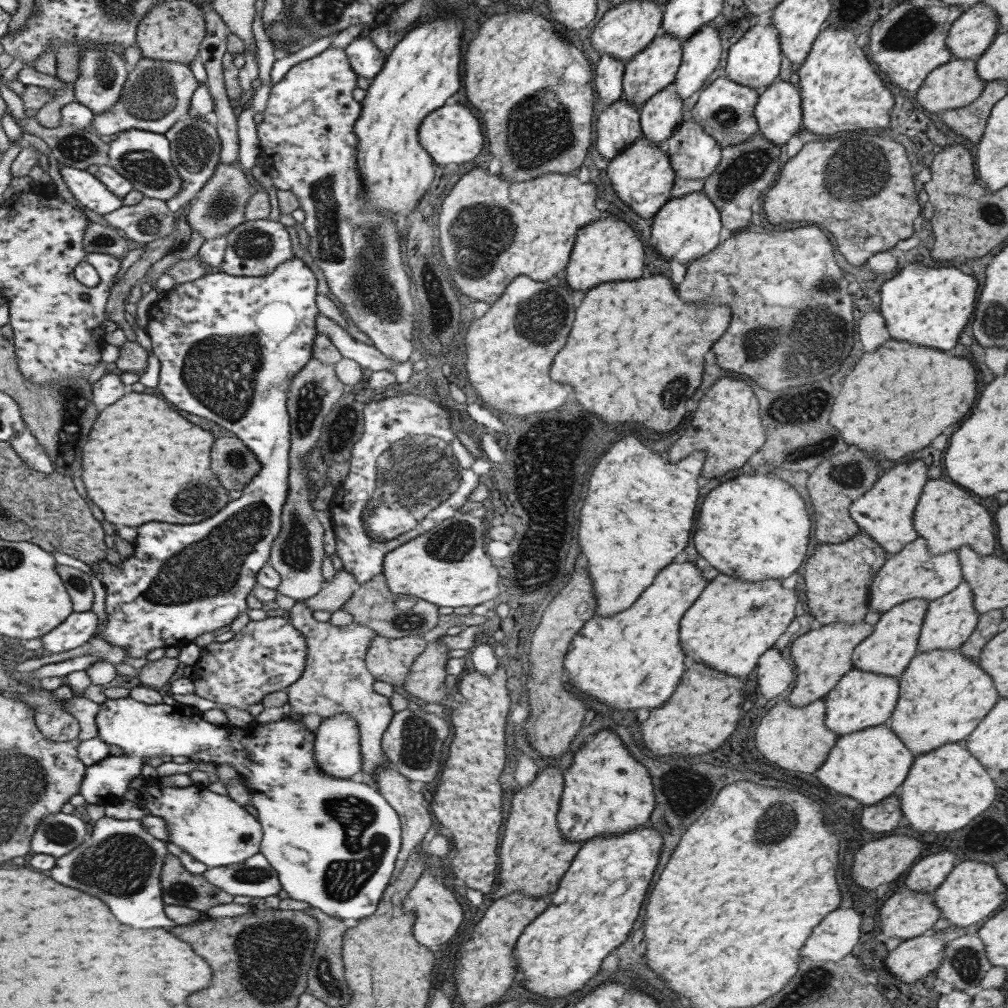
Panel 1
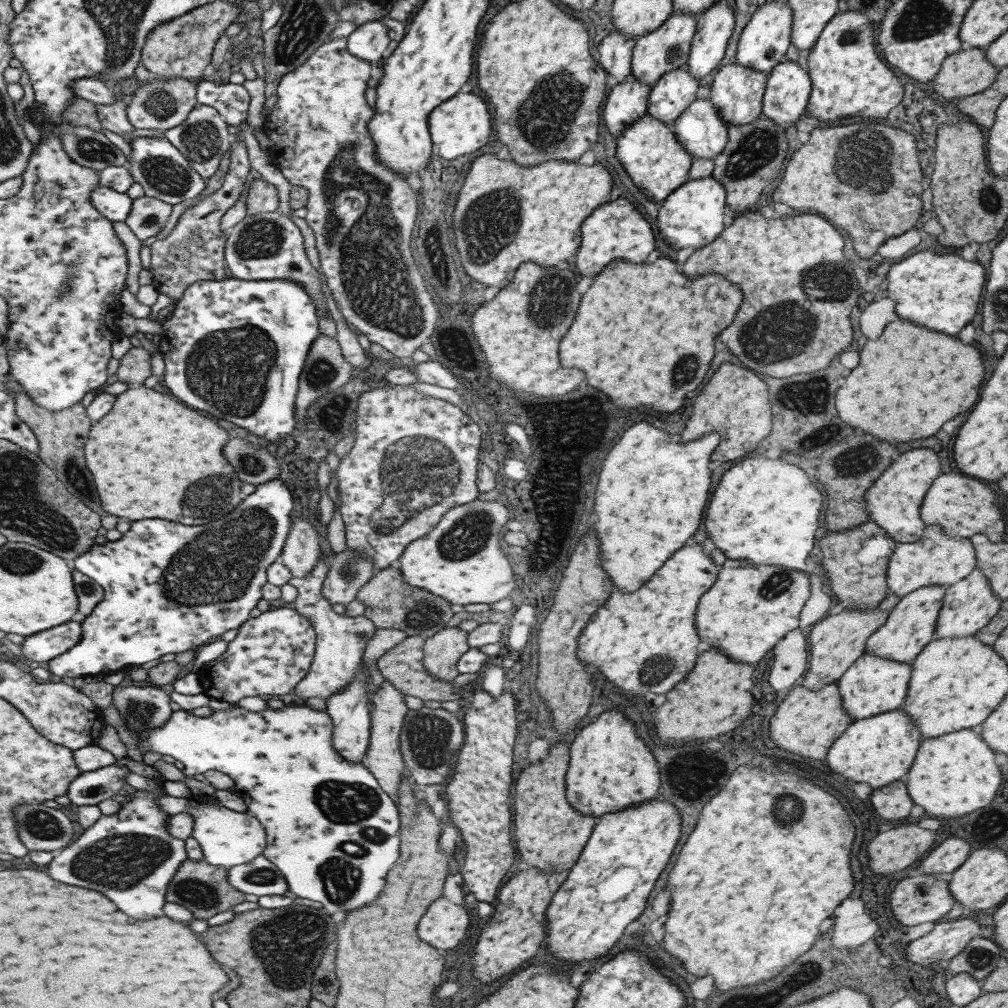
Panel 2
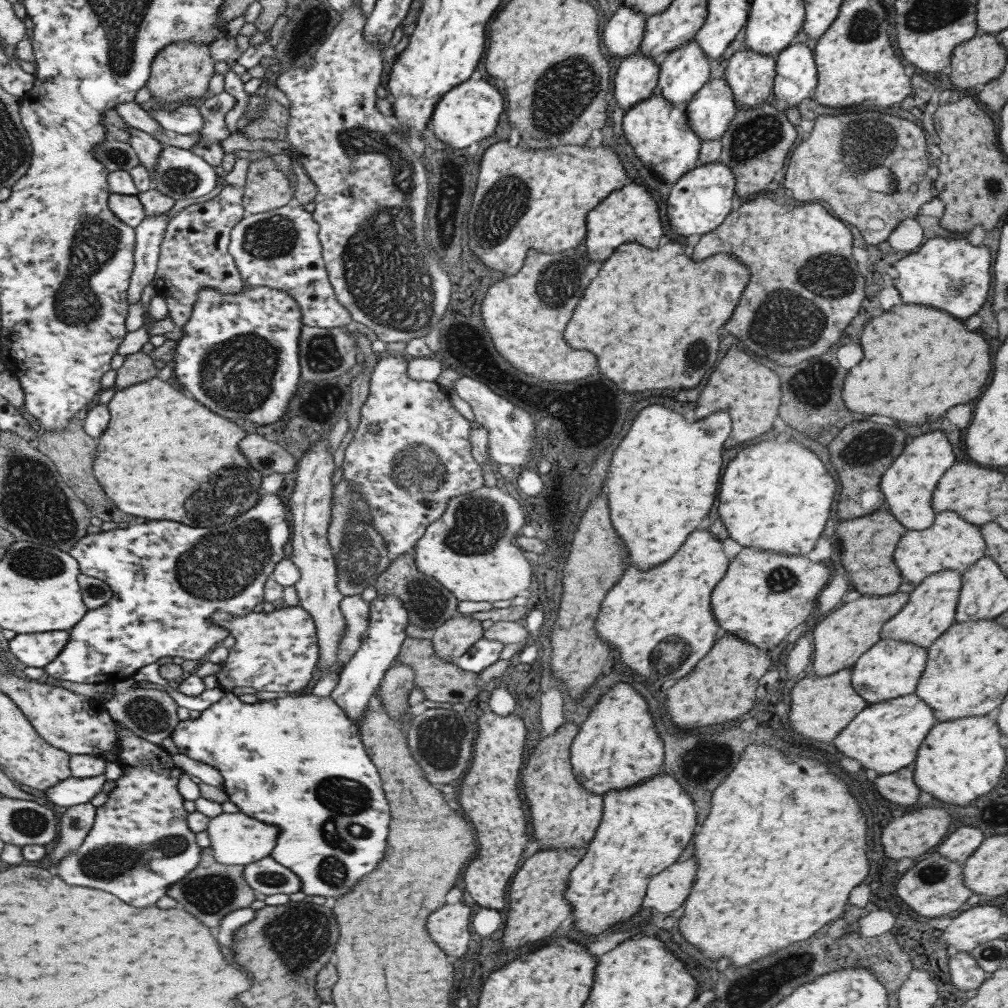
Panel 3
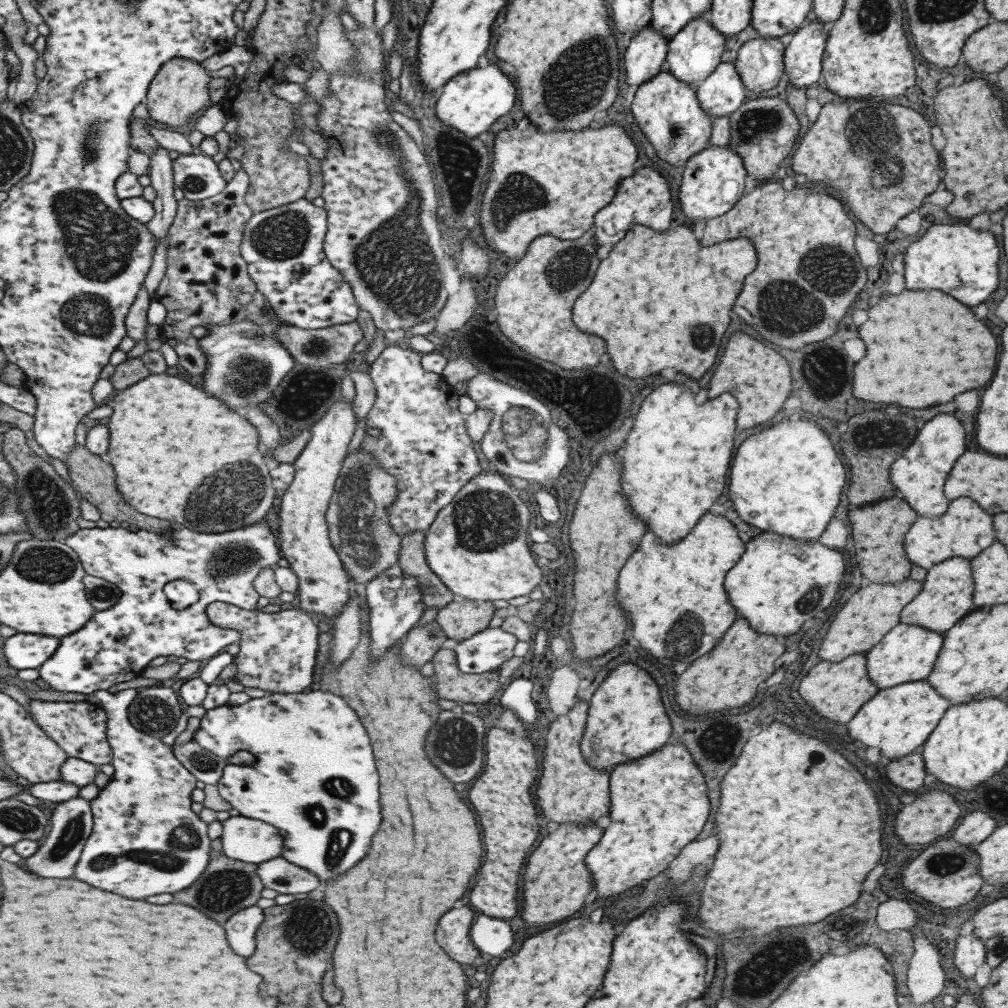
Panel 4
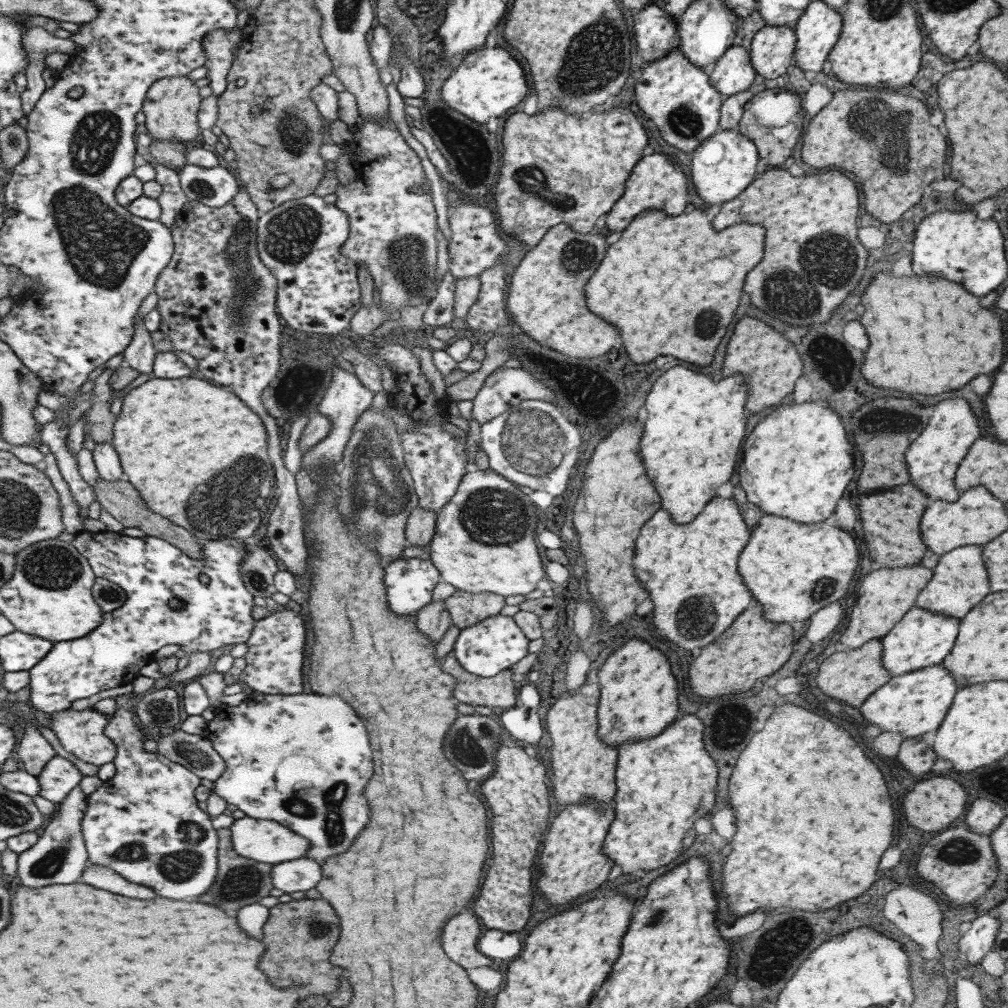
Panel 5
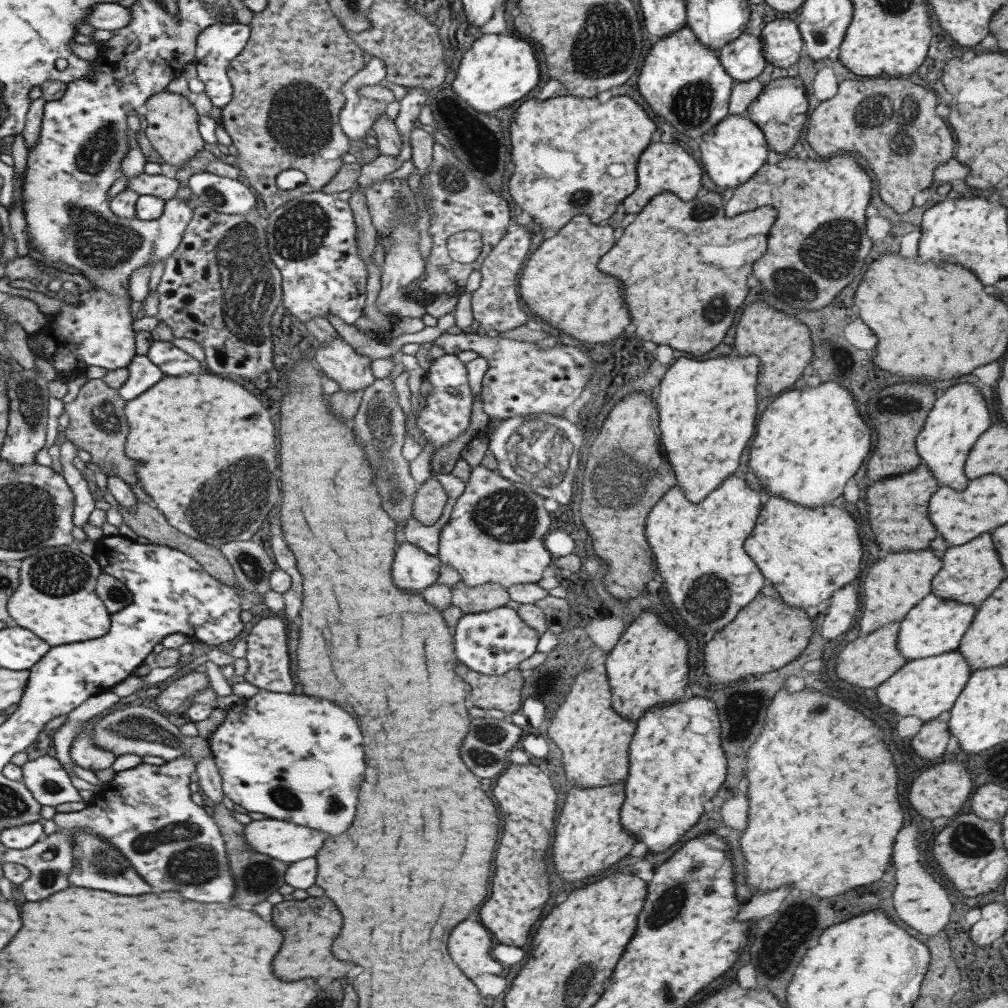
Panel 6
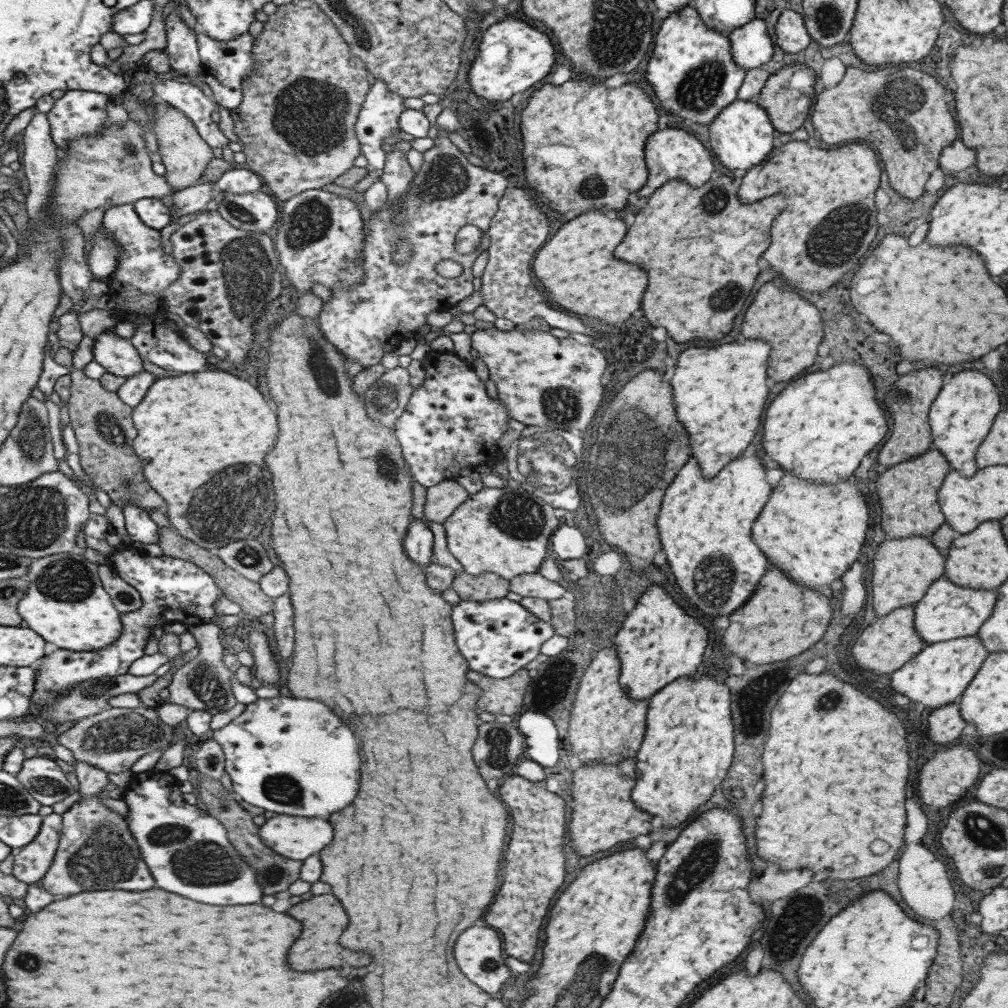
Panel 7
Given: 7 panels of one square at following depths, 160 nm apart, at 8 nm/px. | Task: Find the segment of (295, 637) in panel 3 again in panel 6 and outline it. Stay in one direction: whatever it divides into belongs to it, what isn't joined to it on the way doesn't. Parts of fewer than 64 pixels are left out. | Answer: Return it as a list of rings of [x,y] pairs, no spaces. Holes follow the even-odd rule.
[[[263,614],[249,628],[243,640],[246,641],[245,660],[247,669],[242,675],[245,682],[253,684],[261,691],[291,693],[293,680],[289,673],[289,656],[287,655],[287,626],[284,618]]]

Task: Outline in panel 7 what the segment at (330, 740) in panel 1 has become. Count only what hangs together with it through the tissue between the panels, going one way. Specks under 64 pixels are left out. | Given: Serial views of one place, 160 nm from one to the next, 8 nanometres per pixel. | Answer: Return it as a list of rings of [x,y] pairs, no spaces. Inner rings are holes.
[[[419,519],[413,520],[403,540],[403,548],[409,560],[425,568],[431,562],[431,545],[432,533],[428,527]]]

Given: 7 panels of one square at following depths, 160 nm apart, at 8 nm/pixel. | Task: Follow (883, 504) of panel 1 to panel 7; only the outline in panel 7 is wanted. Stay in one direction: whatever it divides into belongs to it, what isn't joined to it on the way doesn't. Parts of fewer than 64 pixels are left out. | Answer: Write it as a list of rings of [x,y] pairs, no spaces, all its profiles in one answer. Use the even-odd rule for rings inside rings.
[[[975,370],[953,374],[951,380],[941,388],[930,404],[928,411],[930,447],[937,449],[943,455],[948,462],[949,470],[956,470],[961,476],[973,476],[978,469],[974,461],[976,449],[987,436],[999,410],[1001,410],[999,394],[987,376]]]

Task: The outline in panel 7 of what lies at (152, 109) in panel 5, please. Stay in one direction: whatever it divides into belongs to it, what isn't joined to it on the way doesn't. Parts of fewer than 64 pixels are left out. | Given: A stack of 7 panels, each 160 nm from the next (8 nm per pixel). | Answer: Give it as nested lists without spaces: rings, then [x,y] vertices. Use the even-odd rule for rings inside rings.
[[[155,100],[151,127],[157,141],[157,153],[163,163],[167,184],[175,191],[197,185],[206,164],[213,158],[211,147],[197,134],[192,122],[169,103]]]

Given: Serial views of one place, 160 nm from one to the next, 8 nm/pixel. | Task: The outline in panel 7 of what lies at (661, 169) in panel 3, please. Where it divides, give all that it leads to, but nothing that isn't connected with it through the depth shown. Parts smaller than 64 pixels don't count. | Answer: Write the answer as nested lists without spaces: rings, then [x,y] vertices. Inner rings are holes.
[[[692,4],[669,13],[654,36],[653,50],[647,60],[644,76],[653,89],[653,96],[659,100],[661,110],[680,116],[684,121],[708,125],[723,107],[736,99],[736,92],[745,76],[746,70],[732,61],[729,38],[703,24]]]

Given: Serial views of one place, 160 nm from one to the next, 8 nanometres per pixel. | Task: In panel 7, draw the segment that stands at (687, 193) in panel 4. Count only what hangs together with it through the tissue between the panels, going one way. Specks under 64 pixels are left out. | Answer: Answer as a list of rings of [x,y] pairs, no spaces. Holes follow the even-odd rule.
[[[735,99],[723,107],[721,112],[708,124],[707,136],[710,138],[709,150],[717,160],[729,170],[749,170],[762,160],[773,149],[774,128],[769,122],[767,113],[755,99]]]

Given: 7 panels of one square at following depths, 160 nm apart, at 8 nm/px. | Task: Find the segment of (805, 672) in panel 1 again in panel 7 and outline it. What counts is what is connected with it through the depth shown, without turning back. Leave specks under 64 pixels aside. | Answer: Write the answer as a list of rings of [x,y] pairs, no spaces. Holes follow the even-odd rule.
[[[907,536],[881,540],[871,560],[871,606],[877,617],[889,614],[894,608],[909,606],[921,600],[929,585],[942,576],[944,557],[927,536]]]

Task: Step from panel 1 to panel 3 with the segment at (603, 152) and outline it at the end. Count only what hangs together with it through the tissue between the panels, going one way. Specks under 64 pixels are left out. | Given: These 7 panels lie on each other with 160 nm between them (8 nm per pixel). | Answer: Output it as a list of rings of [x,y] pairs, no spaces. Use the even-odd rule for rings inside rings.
[[[641,52],[621,58],[613,76],[613,93],[617,106],[629,110],[657,90],[658,62]]]

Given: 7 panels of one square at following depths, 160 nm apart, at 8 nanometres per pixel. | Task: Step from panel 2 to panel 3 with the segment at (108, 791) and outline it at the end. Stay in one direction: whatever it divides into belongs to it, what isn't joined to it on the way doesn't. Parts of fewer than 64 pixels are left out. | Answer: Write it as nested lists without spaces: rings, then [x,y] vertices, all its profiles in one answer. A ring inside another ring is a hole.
[[[103,774],[98,777],[75,778],[69,777],[50,786],[45,792],[45,799],[57,806],[71,807],[77,804],[89,803],[101,792],[101,786],[106,778]]]

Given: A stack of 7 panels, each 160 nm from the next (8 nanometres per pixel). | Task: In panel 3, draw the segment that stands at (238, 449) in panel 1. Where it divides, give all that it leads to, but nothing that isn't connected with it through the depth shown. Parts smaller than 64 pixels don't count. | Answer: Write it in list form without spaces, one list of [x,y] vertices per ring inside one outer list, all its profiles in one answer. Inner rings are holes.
[[[259,433],[246,434],[239,444],[239,452],[261,477],[294,470],[295,455],[289,454],[287,447],[280,447],[271,440],[267,442],[267,437]]]

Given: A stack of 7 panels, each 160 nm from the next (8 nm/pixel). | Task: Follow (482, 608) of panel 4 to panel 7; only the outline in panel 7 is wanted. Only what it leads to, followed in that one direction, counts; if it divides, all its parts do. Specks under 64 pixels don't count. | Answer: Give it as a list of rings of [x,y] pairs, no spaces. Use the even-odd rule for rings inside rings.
[[[465,571],[457,573],[451,586],[460,600],[493,600],[504,597],[508,592],[508,581],[492,572],[473,576]]]

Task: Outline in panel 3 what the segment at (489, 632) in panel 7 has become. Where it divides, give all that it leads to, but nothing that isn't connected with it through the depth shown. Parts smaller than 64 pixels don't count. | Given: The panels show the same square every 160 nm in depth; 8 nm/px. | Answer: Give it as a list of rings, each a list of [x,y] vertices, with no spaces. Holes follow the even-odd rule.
[[[481,637],[455,659],[455,664],[461,671],[479,673],[483,668],[487,668],[499,660],[502,647],[503,644],[496,640],[487,640]]]

